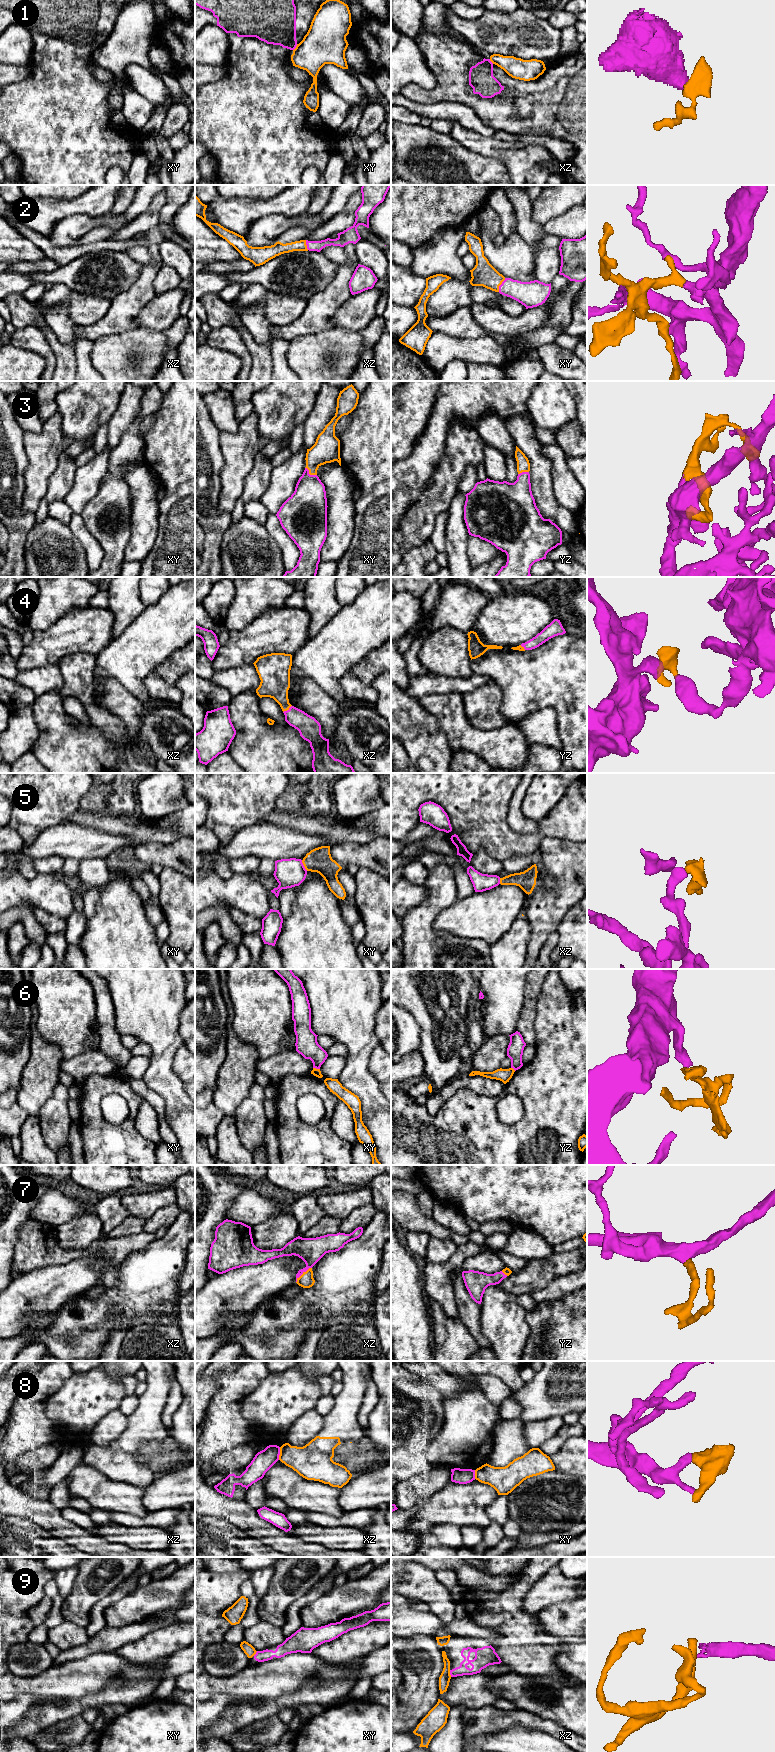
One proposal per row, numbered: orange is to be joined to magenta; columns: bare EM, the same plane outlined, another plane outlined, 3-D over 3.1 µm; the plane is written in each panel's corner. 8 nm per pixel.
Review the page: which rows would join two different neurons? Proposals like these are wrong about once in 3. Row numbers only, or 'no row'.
1, 5, 6, 8, 9

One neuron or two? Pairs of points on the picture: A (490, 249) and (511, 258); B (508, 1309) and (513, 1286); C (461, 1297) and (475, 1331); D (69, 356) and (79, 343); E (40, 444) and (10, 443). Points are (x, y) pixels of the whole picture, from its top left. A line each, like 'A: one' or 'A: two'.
A: one
B: two
C: one
D: two
E: two

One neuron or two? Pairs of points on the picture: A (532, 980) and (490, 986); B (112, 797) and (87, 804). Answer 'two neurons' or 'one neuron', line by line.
A: two neurons
B: one neuron

